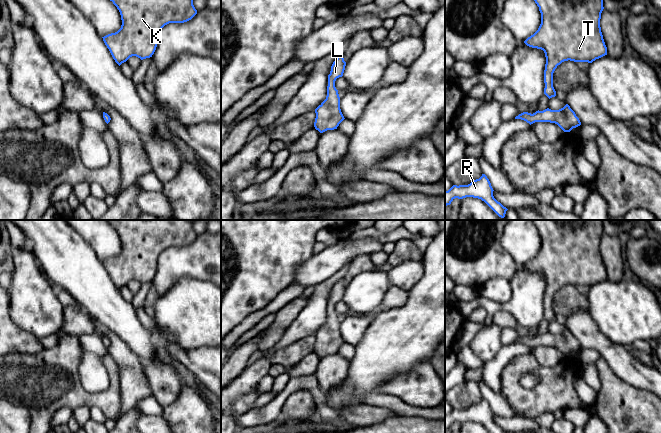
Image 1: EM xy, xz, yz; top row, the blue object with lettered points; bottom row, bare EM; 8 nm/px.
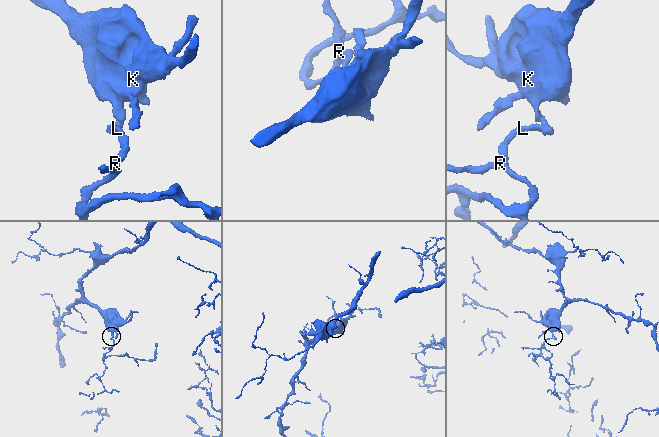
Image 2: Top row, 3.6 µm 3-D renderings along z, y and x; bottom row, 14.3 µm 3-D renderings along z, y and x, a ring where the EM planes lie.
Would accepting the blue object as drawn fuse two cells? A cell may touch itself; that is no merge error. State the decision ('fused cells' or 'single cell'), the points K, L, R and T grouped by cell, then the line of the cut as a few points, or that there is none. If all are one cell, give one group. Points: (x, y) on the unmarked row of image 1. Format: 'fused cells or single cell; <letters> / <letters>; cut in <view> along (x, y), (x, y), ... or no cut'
single cell; K L R T; no cut

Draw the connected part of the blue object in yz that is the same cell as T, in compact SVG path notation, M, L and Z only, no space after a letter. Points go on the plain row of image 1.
M532 220L541 237L538 254L524 267L545 277L544 318L550 323L556 320L553 311L553 297L564 285L592 287L607 279L600 251L603 220Z

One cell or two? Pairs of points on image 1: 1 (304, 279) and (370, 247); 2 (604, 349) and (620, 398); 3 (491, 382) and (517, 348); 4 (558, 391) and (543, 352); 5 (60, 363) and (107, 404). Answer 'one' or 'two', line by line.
1: one
2: two
3: one
4: two
5: one

